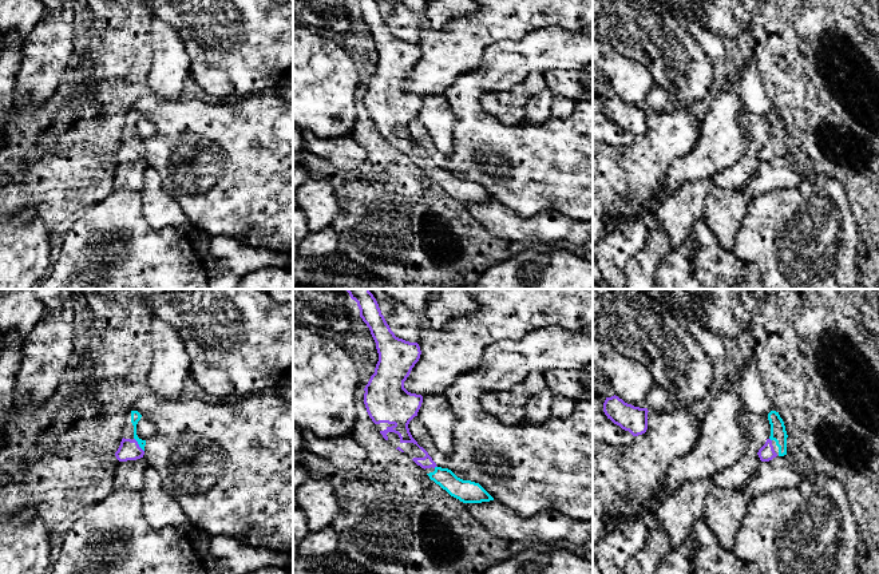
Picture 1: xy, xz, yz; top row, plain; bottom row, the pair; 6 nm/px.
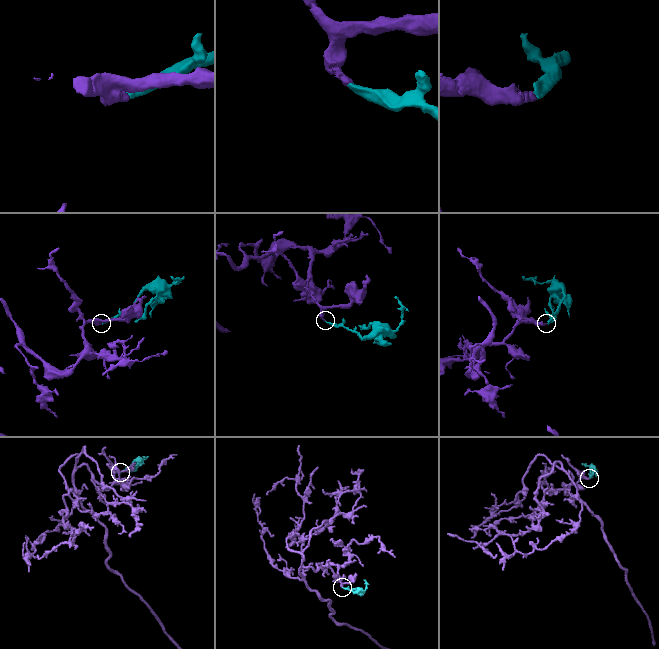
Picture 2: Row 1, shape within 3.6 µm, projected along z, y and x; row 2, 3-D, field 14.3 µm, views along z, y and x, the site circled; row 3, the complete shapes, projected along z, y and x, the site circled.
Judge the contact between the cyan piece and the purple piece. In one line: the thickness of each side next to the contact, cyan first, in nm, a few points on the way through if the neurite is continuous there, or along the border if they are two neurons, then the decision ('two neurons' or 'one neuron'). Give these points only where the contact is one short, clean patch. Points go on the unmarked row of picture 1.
calibres 60 and 130 nm; way xy (135, 117), (138, 143), (129, 150); one neuron

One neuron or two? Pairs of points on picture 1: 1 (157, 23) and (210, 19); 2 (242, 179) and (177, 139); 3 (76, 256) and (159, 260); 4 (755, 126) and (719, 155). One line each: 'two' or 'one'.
1: two
2: one
3: one
4: two

